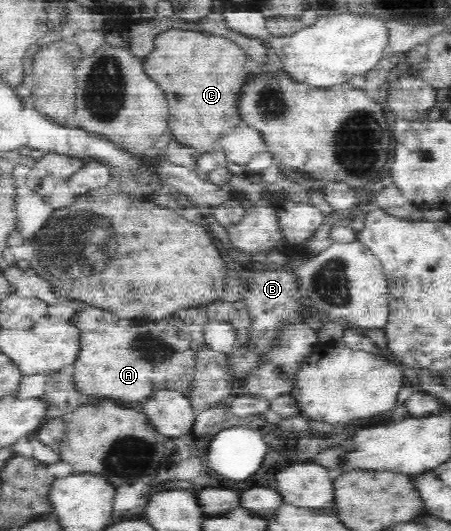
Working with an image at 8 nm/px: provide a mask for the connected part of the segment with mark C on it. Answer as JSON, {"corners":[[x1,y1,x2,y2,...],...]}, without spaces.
{"corners":[[169,28,155,40,155,50,145,60,147,74,163,86,171,120,172,137,198,153,214,150,216,141,241,122,239,100,243,86,254,76,249,73,249,55,237,42,221,34]]}

